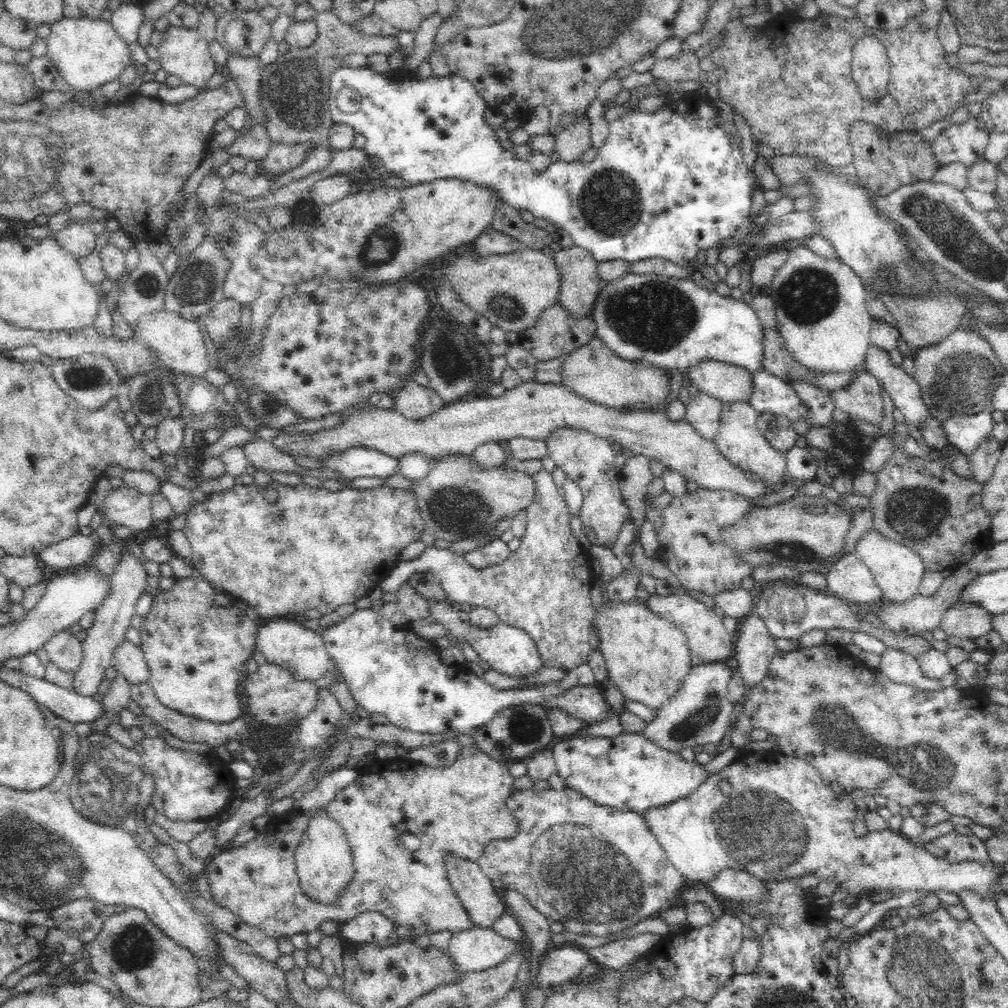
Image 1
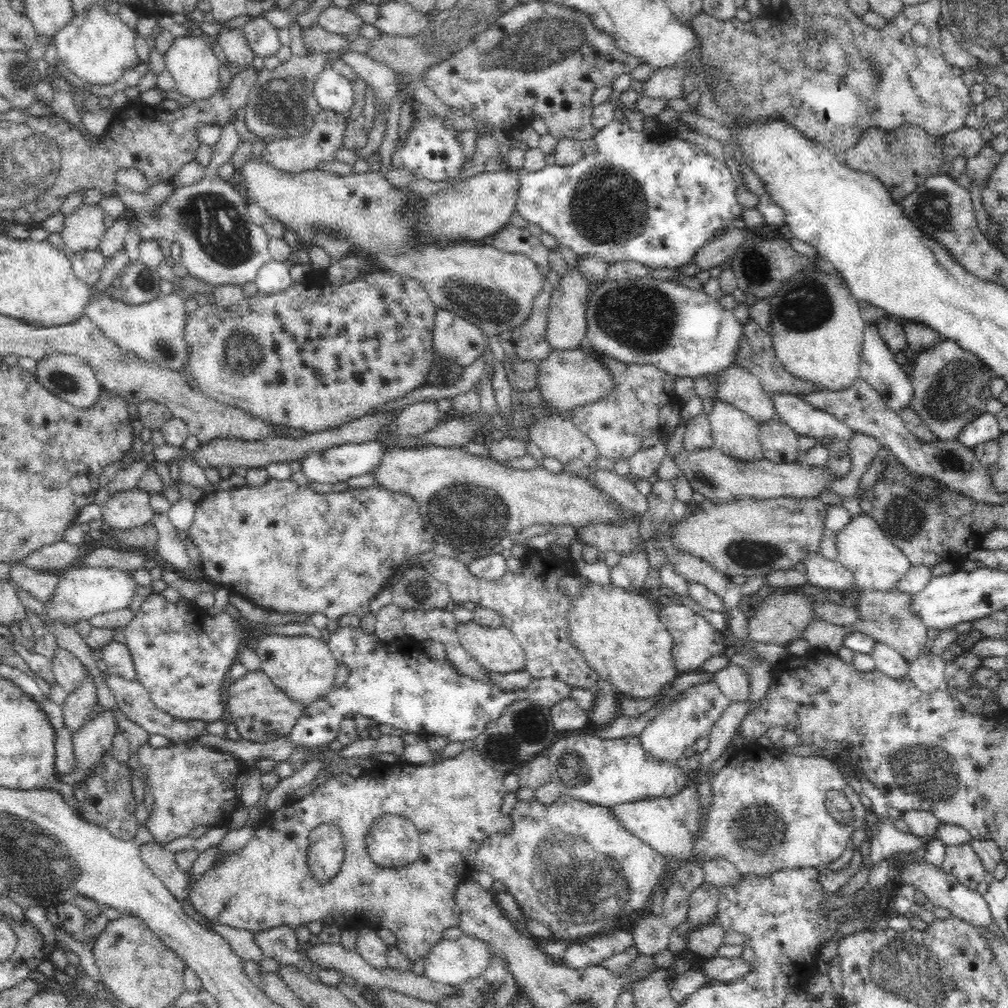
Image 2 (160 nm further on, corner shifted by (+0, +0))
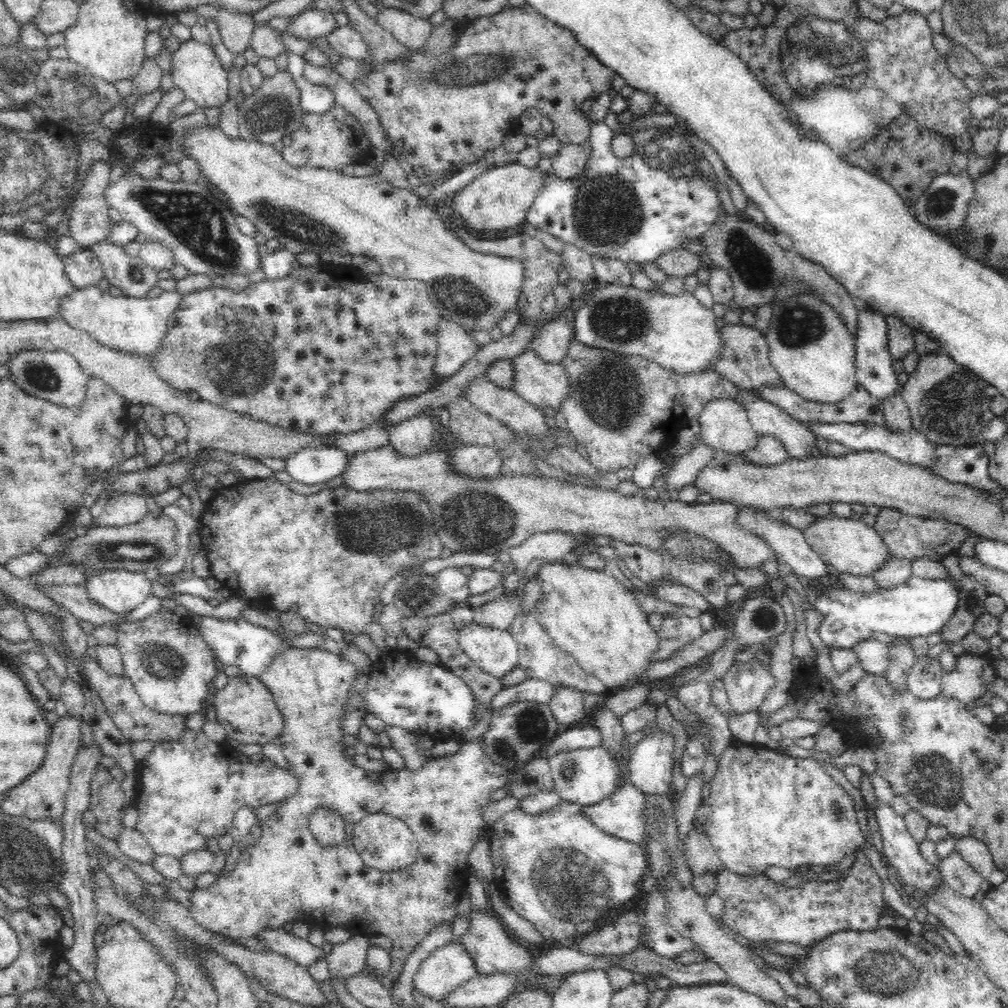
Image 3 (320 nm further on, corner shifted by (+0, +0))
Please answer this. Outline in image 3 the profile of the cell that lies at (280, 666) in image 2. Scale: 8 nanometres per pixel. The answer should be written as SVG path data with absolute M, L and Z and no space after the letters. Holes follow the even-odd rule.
M286 645L272 658L272 664L259 676L262 683L272 693L275 703L283 713L284 728L276 738L284 758L290 767L287 769L299 780L298 790L279 801L279 806L261 824L261 836L250 854L240 851L236 870L228 876L220 876L206 889L191 890L190 909L194 921L205 930L227 936L232 940L250 938L268 929L283 928L286 922L306 923L314 928L344 927L352 935L388 936L393 940L392 964L388 975L391 984L398 982L399 974L408 956L422 943L428 933L440 924L452 924L458 916L458 903L467 890L470 872L467 869L468 854L478 842L485 826L482 812L490 804L490 795L498 788L505 788L512 771L508 767L492 761L484 753L482 737L471 741L463 740L458 752L452 756L426 760L420 770L389 769L384 774L384 785L370 780L365 770L352 763L346 756L340 720L352 684L359 673L357 666L341 655L317 648L297 648ZM316 810L334 811L347 824L345 840L335 847L320 845L309 829L311 814ZM367 814L388 814L399 818L412 830L419 844L418 860L406 869L390 872L376 870L362 860L358 849L353 845L354 826Z

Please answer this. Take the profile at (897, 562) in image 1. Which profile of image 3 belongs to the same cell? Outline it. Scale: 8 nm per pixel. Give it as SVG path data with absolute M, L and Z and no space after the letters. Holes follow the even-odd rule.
M829 515L817 517L817 519L801 530L804 539L816 553L820 554L820 559L828 565L831 564L840 573L854 576L868 576L880 568L885 560L892 556L888 553L888 546L884 539L876 532L874 527L866 525L859 517L840 518L839 516Z

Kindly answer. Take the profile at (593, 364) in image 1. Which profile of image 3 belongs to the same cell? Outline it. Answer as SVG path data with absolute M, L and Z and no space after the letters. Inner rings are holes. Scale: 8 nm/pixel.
M531 348L511 358L514 367L512 391L524 397L532 407L558 410L571 395L570 374L566 365L548 364Z

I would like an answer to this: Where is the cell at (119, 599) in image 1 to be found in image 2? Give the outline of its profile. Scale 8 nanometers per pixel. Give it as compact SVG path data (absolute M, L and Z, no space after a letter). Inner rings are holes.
M86 669L82 685L63 702L63 721L65 727L71 730L72 736L76 730L80 730L93 706L97 704L97 689L91 674Z

